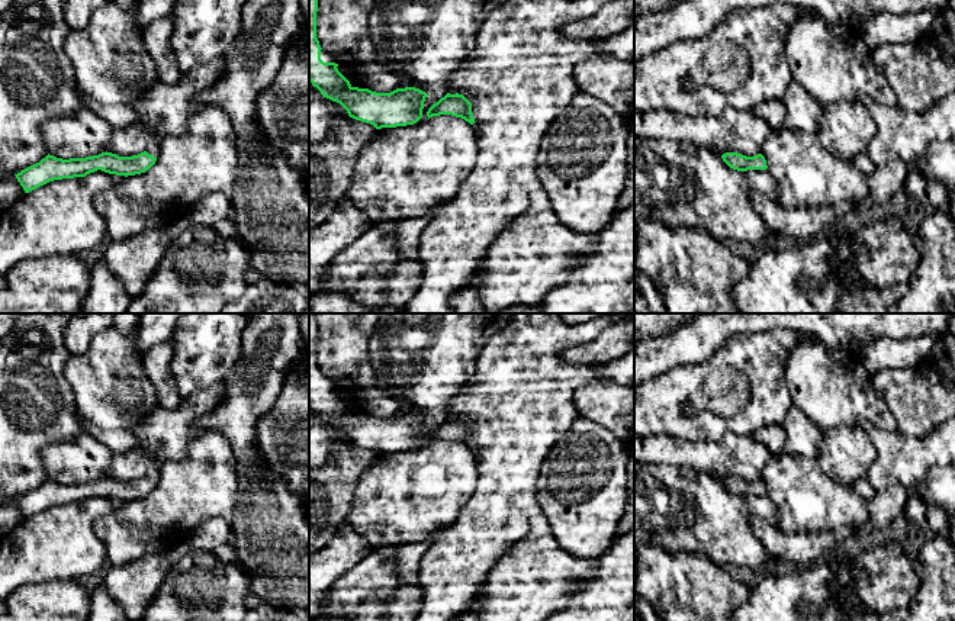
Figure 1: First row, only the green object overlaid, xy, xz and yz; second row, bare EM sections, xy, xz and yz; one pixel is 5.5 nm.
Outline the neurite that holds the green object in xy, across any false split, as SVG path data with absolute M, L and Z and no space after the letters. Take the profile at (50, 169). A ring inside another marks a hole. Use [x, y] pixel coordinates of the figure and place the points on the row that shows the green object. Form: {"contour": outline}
{"contour": "M155 141L149 142L144 152L132 157L119 157L106 151L93 157L62 160L48 154L15 176L25 193L29 193L49 181L86 177L97 170L125 177L141 174L155 164L158 154L160 144Z"}

